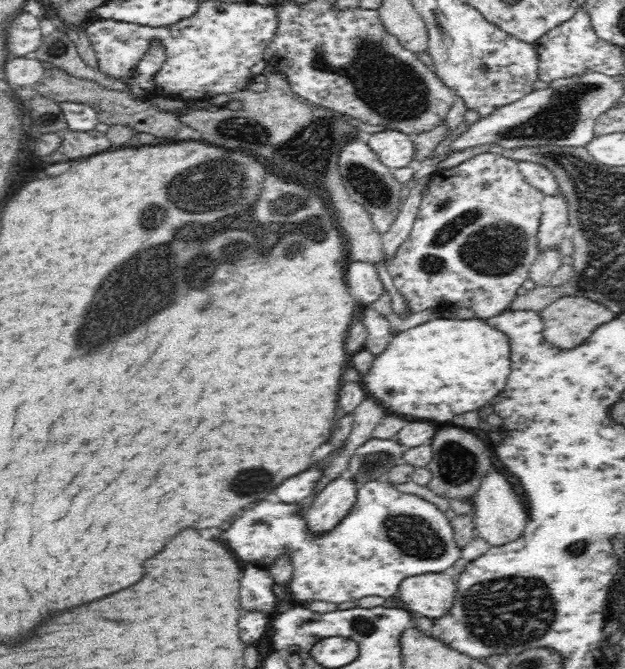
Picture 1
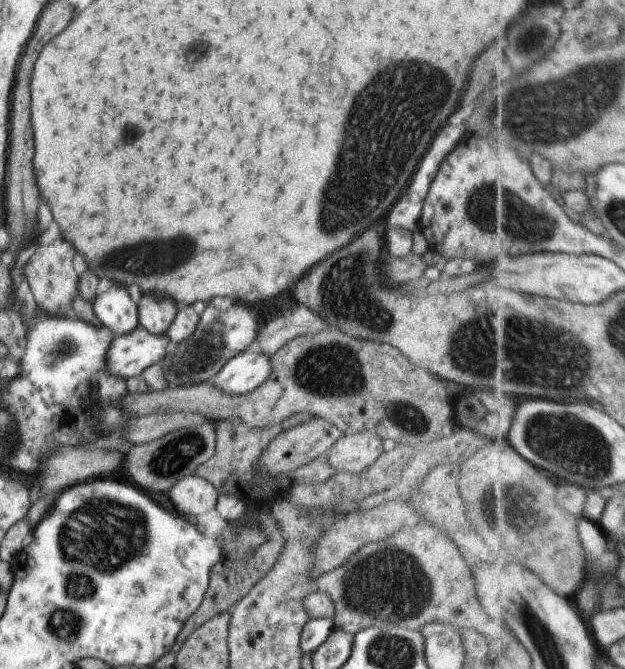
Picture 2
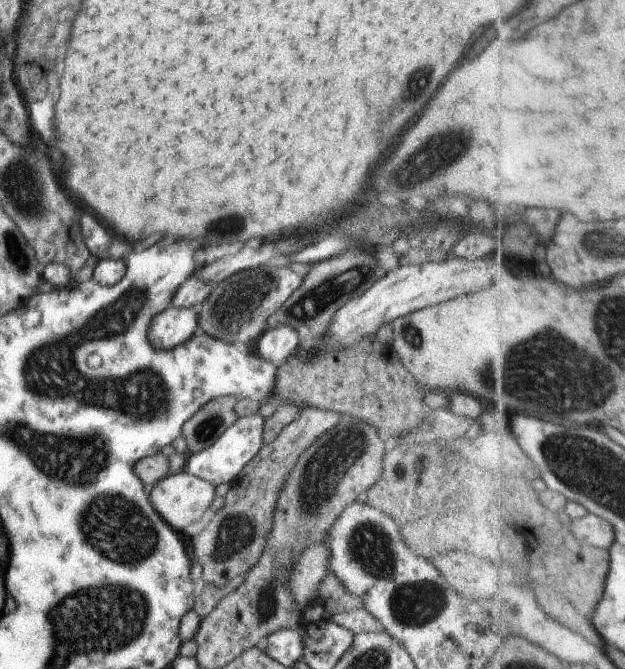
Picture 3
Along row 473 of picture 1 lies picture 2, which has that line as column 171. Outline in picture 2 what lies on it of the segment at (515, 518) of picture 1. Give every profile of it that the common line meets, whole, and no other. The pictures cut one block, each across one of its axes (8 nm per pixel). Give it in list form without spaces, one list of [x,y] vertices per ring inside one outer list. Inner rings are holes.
[[[198,474],[178,480],[166,494],[174,510],[185,517],[214,510],[219,496],[215,486]]]

